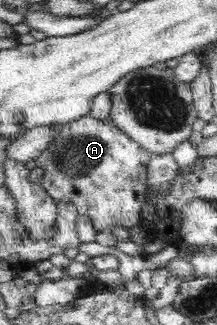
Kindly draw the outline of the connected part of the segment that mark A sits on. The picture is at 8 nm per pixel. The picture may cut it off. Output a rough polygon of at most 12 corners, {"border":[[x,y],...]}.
{"border":[[108,119],[55,125],[31,166],[97,232],[142,222],[151,154]]}

